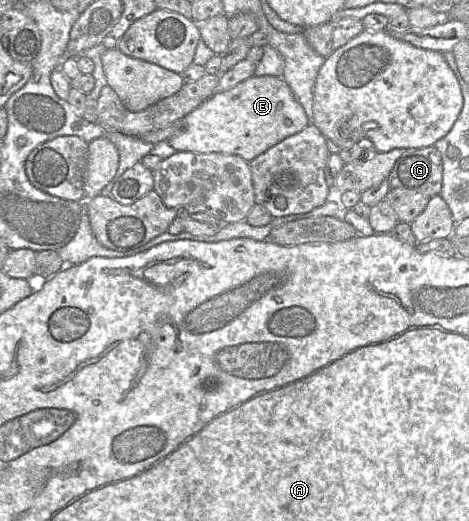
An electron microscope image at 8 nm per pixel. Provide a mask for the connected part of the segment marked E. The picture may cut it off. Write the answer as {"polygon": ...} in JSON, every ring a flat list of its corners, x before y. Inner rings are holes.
{"polygon":[[252,76,229,90,215,92,188,113,180,120,180,130,168,140,168,143,177,151,238,155,249,163,285,138,300,132,309,124,304,108,296,100,282,77]]}

